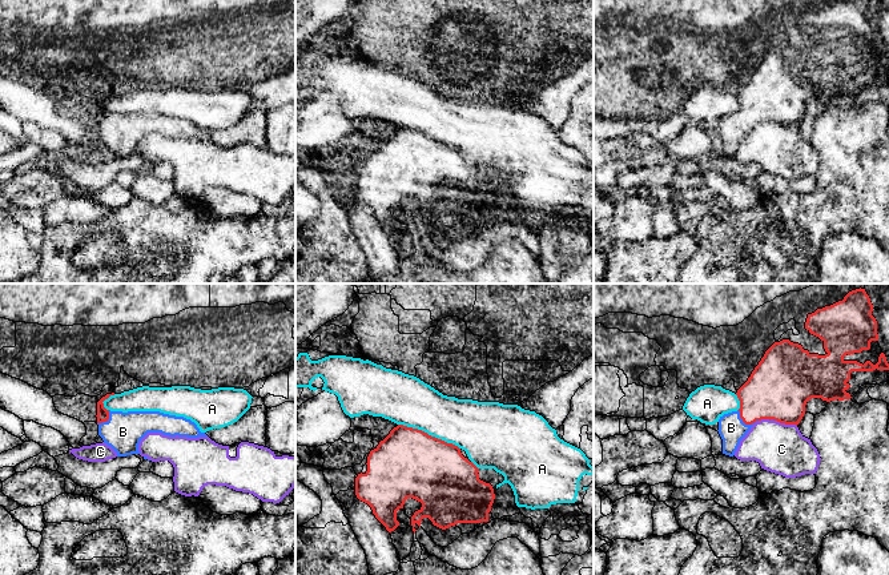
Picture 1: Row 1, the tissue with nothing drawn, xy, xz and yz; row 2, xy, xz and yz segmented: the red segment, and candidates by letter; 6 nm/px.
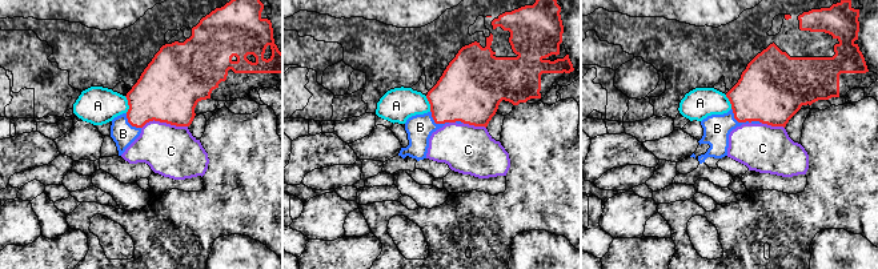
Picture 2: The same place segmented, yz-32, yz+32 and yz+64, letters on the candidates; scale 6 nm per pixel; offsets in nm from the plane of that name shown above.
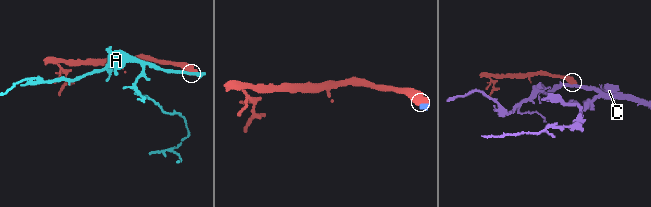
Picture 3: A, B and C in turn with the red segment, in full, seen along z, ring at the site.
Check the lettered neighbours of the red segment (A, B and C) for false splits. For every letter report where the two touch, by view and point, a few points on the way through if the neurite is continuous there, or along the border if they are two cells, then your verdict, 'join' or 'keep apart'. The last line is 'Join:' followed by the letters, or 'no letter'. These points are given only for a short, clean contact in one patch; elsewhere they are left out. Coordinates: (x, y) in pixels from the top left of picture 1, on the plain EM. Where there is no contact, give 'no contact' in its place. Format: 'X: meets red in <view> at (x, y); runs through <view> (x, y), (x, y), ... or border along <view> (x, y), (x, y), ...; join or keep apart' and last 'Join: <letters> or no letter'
A: meets red in xz at (427, 136); keep apart
B: meets red in yz at (745, 125); runs through yz (772, 93), (745, 125), (736, 125), (731, 129); join
C: meets red in yz at (785, 125); keep apart
Join: B

